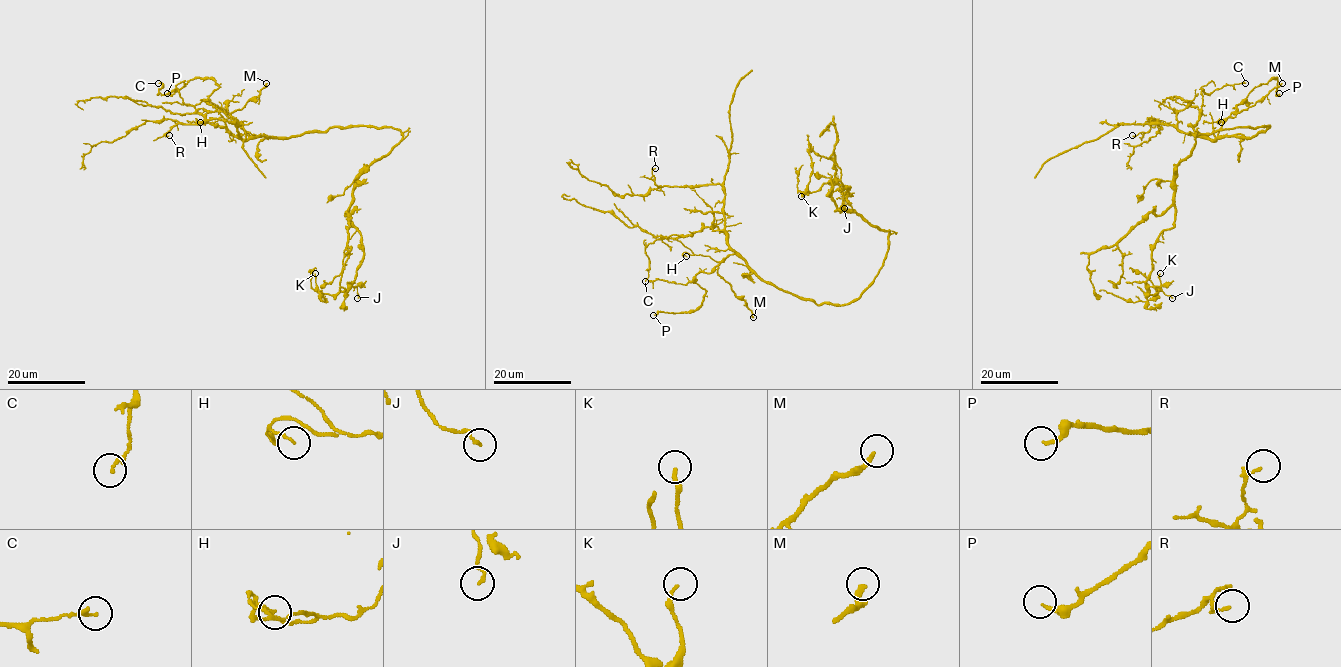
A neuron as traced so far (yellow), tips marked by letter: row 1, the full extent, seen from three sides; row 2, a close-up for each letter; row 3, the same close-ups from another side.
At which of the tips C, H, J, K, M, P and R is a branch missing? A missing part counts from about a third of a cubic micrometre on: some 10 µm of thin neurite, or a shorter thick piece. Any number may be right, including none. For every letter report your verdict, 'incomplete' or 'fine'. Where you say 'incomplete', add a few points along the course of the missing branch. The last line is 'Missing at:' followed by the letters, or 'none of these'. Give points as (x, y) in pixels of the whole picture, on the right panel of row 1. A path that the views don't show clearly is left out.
C: fine
H: fine
J: fine
K: fine
M: fine
P: fine
R: fine
Missing at: none of these

